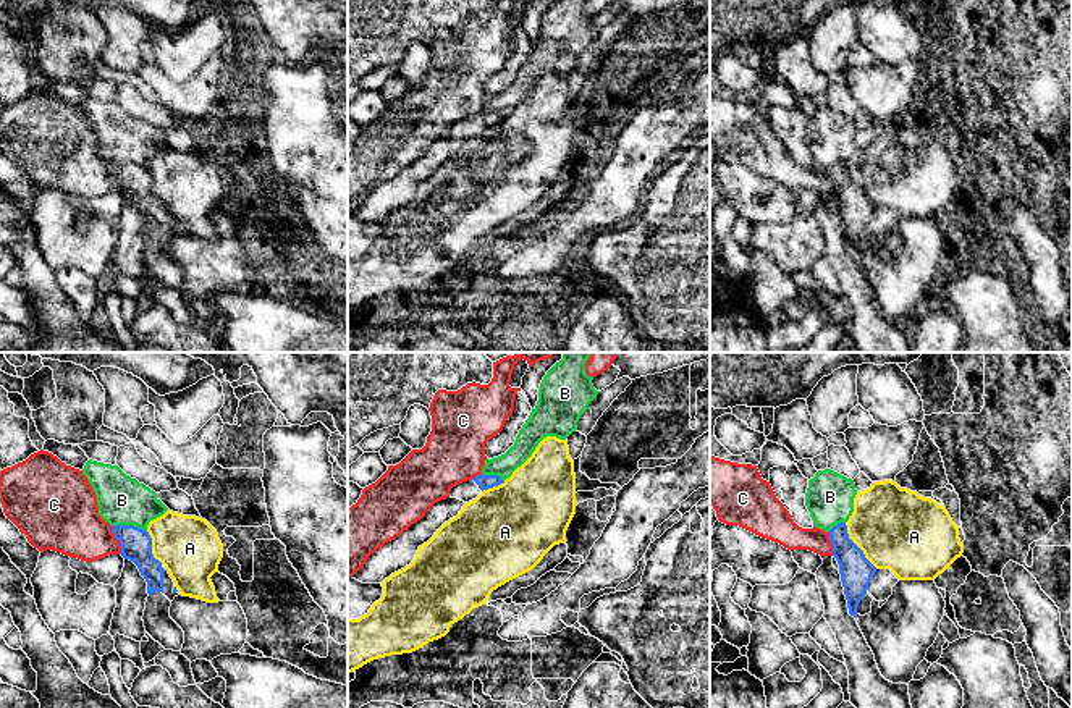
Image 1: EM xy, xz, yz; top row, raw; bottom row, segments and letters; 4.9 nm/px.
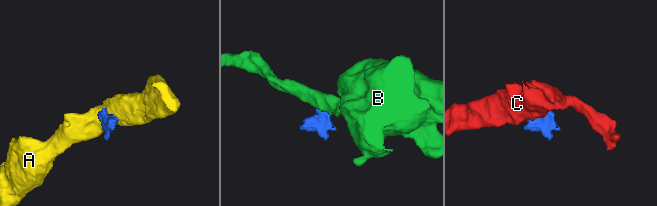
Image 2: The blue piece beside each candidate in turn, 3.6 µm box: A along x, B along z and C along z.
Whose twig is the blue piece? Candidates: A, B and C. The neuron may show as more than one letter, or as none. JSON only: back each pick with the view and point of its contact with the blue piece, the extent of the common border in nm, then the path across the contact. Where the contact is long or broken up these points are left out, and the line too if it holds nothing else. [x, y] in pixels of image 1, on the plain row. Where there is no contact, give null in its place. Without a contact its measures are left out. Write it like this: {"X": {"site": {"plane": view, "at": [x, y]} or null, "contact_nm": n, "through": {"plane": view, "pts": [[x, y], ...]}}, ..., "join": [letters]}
{"join": []}

